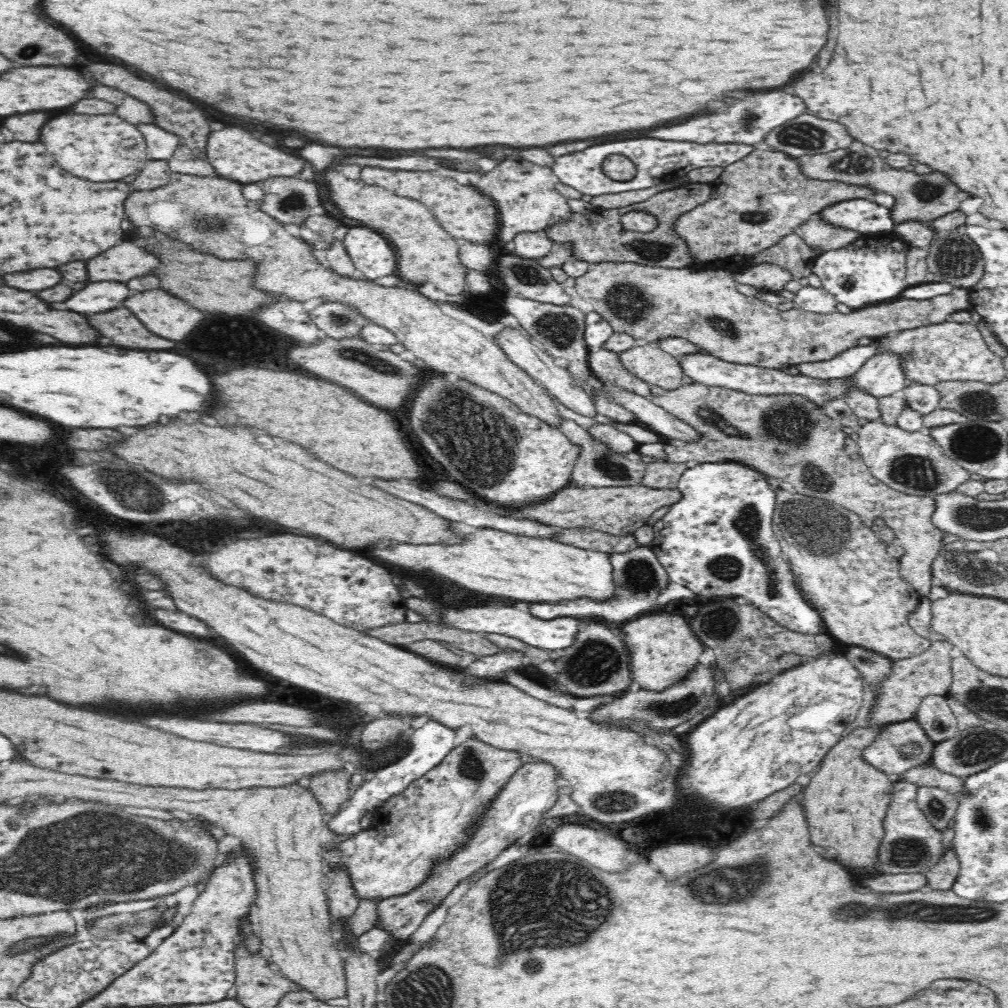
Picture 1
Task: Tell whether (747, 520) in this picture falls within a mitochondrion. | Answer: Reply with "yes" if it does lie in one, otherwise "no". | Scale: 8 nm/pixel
yes

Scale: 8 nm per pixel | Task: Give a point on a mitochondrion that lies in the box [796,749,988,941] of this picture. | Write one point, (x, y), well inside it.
(906, 852)

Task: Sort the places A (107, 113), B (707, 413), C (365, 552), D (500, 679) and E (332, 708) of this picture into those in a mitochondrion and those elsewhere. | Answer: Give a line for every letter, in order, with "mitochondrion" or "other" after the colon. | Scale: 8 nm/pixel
A: other
B: mitochondrion
C: other
D: other
E: other

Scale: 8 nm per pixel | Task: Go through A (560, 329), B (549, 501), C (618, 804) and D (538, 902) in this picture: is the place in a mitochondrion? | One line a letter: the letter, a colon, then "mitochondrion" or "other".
A: mitochondrion
B: other
C: mitochondrion
D: mitochondrion

